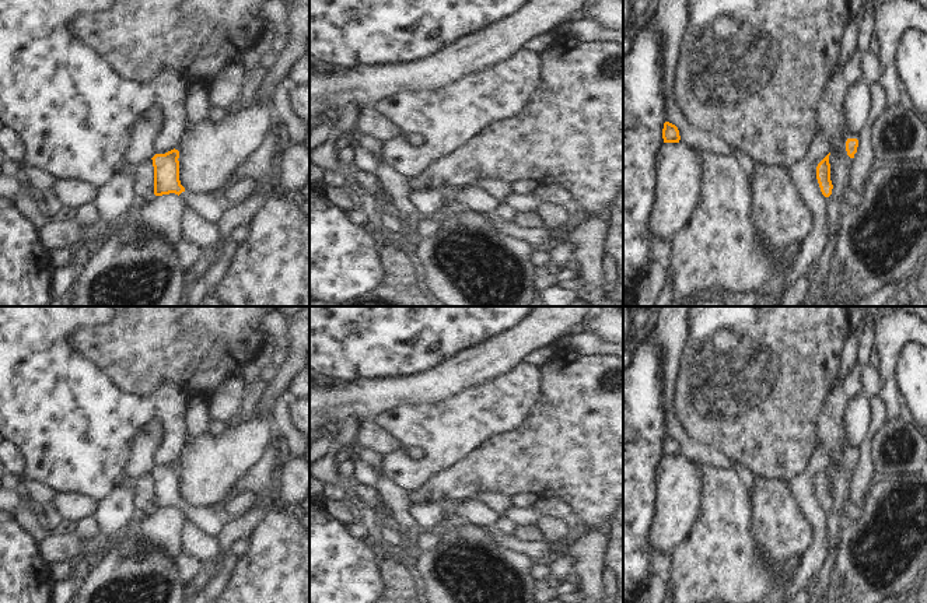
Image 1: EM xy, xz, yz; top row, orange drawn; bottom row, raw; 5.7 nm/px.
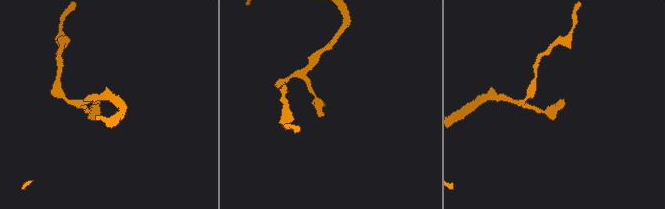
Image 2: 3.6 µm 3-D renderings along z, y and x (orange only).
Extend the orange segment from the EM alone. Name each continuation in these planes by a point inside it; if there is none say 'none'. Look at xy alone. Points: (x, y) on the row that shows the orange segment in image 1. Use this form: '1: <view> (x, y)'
1: xy (210, 209)

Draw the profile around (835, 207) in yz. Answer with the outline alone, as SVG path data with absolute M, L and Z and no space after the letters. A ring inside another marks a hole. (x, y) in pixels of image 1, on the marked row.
M864 78L853 83L844 97L843 115L844 130L832 143L829 164L830 180L835 187L835 194L828 200L829 234L830 241L837 234L837 220L843 211L842 197L843 192L854 185L857 180L851 176L854 158L850 158L846 151L846 141L857 139L865 122L868 120L868 111L871 106L871 97L868 84Z

